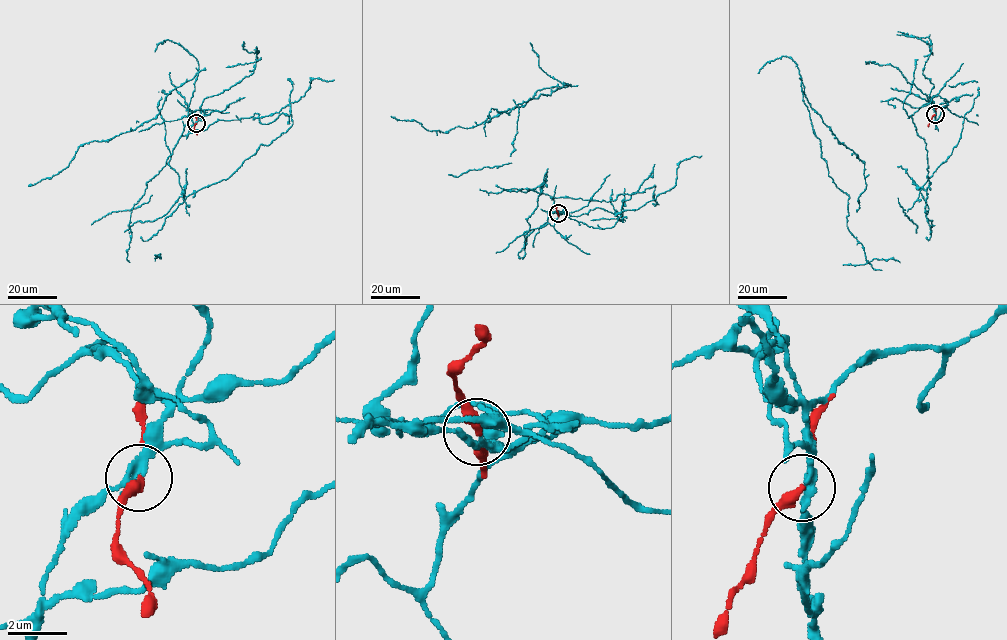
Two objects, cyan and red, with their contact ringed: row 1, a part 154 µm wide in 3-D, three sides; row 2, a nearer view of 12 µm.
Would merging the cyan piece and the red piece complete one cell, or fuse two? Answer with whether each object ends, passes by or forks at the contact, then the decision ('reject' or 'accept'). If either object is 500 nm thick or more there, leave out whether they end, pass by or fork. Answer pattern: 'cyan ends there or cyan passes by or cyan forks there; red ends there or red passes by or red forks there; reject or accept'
cyan passes by; red passes by; reject

